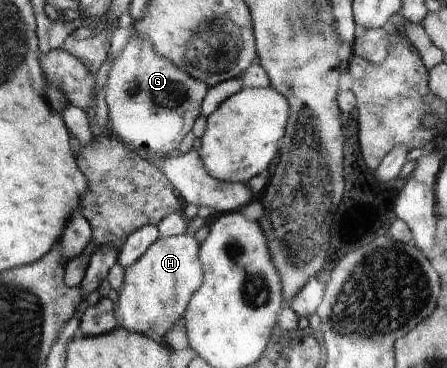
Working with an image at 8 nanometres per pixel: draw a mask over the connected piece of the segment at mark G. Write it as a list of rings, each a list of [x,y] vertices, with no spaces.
[[[140,34],[130,36],[128,44],[112,61],[104,87],[108,106],[108,124],[114,137],[145,157],[175,154],[182,140],[190,134],[194,122],[201,116],[201,105],[209,87],[177,68],[168,58],[162,58],[152,42]]]

